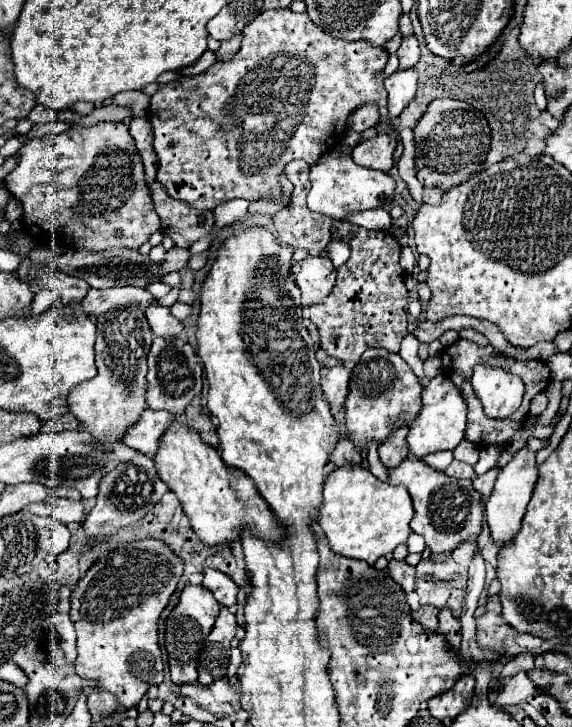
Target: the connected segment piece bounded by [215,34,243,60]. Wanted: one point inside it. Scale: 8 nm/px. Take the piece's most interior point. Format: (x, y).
(228, 48)

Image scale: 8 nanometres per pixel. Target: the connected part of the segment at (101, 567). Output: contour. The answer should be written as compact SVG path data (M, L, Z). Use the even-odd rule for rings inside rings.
M145 538L107 552L79 578L75 590L71 592L69 614L77 632L75 670L85 680L97 680L99 688L115 694L125 708L137 706L149 686L163 682L163 654L157 642L157 622L163 608L169 604L181 576L183 560L175 556L165 542Z

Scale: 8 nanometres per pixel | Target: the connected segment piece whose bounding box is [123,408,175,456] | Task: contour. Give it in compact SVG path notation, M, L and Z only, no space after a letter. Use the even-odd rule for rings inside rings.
M145 408L145 412L141 412L137 424L133 424L133 428L129 428L129 432L125 434L123 444L141 454L153 456L159 448L159 438L163 436L165 428L173 422L173 418L175 416L165 410Z

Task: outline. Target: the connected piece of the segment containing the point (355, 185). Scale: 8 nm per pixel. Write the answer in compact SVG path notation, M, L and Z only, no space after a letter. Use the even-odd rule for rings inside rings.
M335 152L323 154L319 162L311 166L309 178L313 186L307 196L307 206L335 220L341 220L349 212L385 206L393 200L395 180L381 170L369 170L369 168L357 166L349 154L335 154Z

